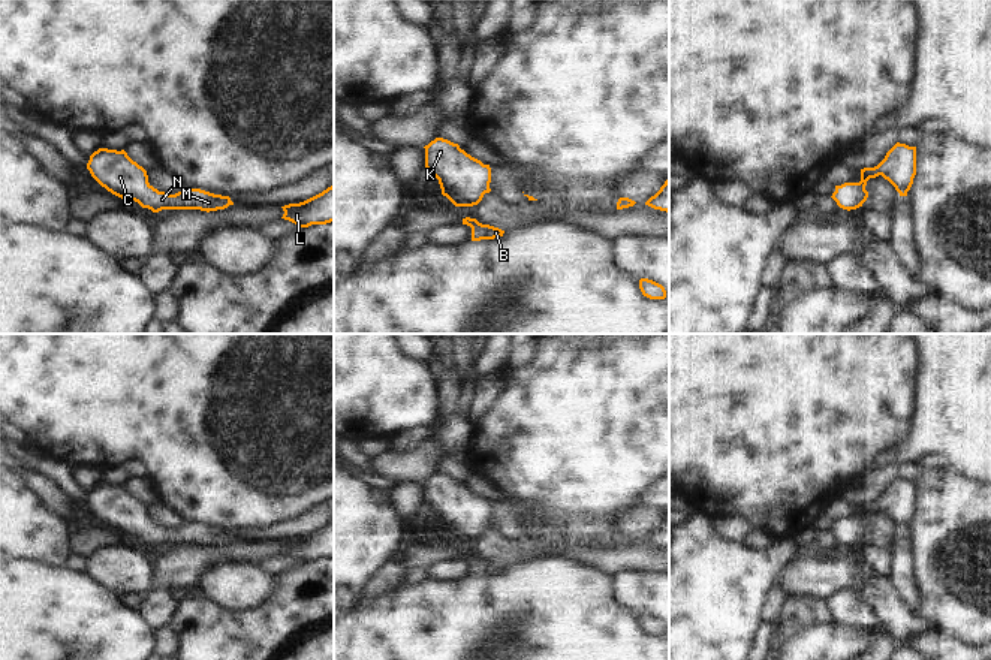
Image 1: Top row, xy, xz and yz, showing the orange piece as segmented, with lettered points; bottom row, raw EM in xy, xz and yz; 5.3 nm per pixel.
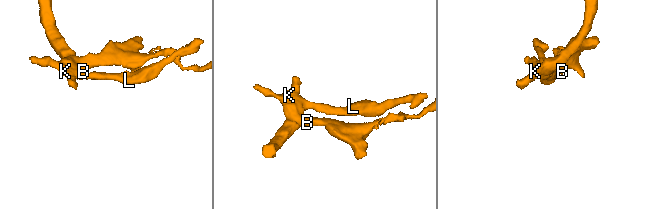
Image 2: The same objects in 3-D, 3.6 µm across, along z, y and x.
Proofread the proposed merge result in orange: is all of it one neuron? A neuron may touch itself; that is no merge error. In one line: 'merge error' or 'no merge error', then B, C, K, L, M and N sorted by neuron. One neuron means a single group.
no merge error | B C K L M N

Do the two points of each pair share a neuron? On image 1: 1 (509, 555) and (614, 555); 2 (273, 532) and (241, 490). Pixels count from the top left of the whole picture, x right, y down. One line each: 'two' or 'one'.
1: one
2: two

